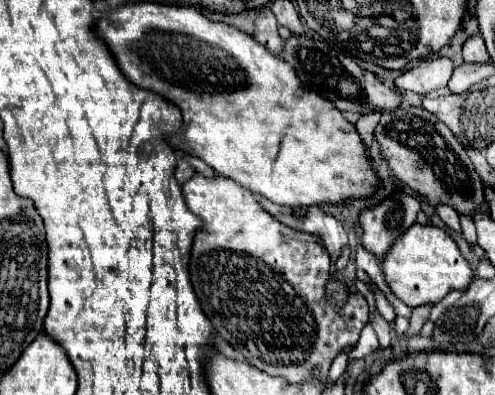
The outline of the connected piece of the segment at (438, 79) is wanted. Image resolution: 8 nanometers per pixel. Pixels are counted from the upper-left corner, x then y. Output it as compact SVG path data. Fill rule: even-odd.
M429 57L419 61L413 69L399 75L393 83L397 89L413 91L413 93L431 93L439 87L447 87L453 75L453 61L449 57Z

